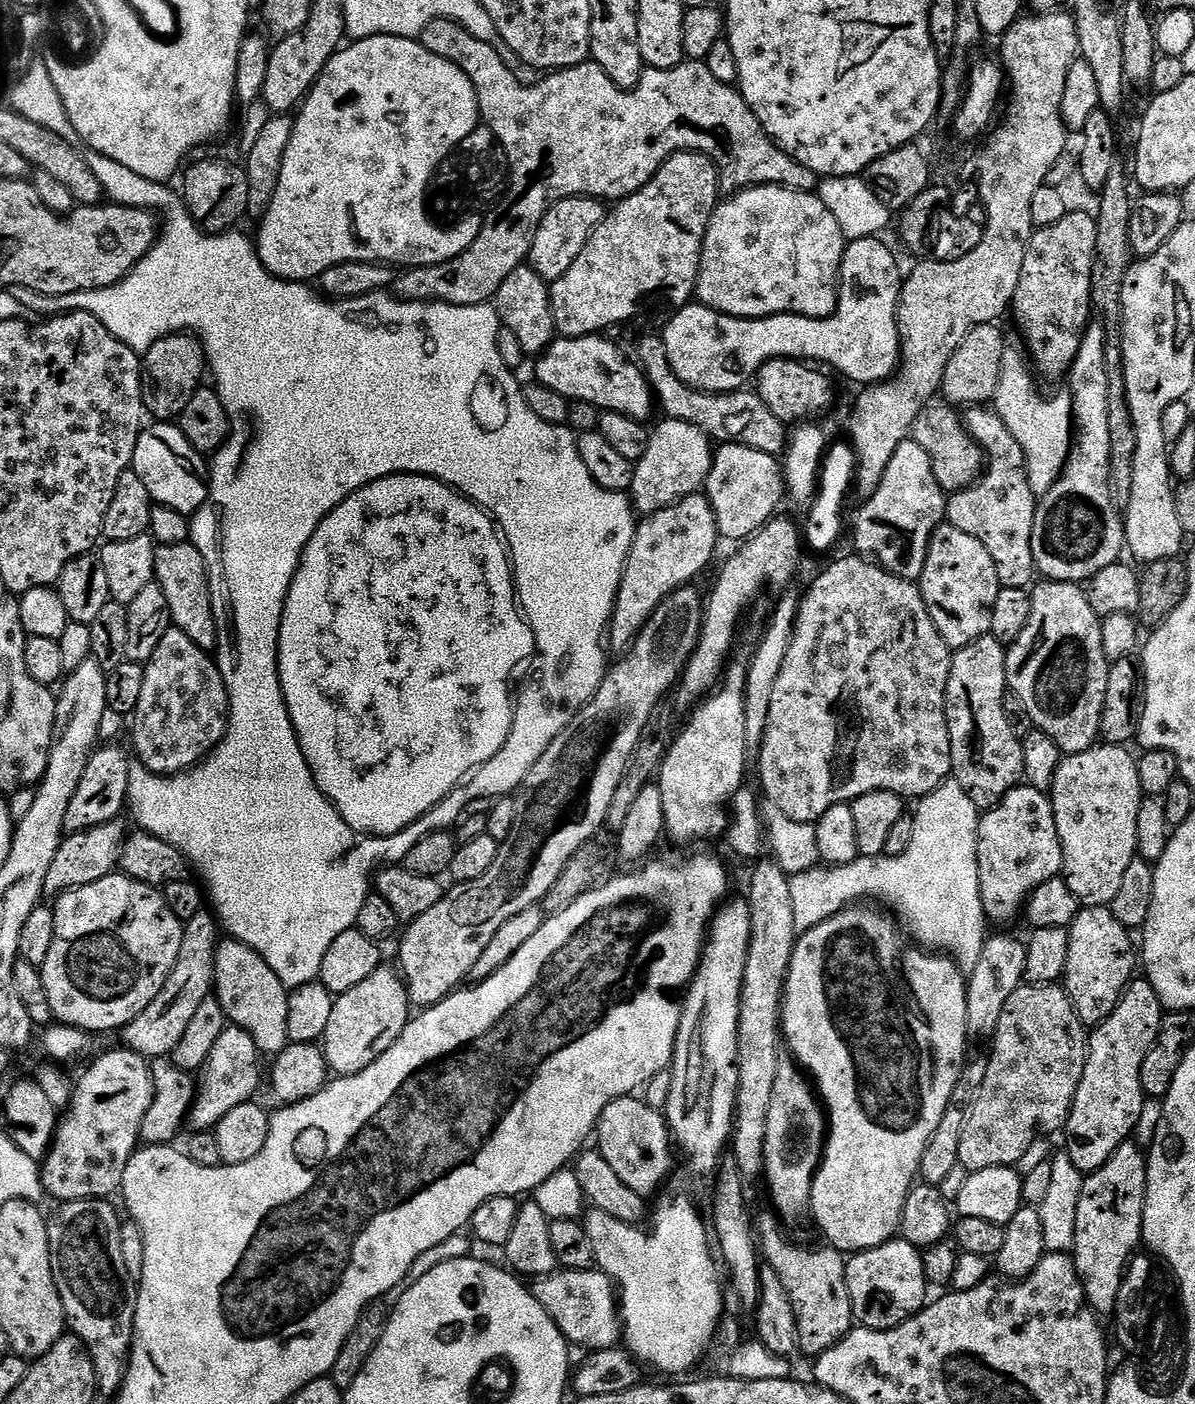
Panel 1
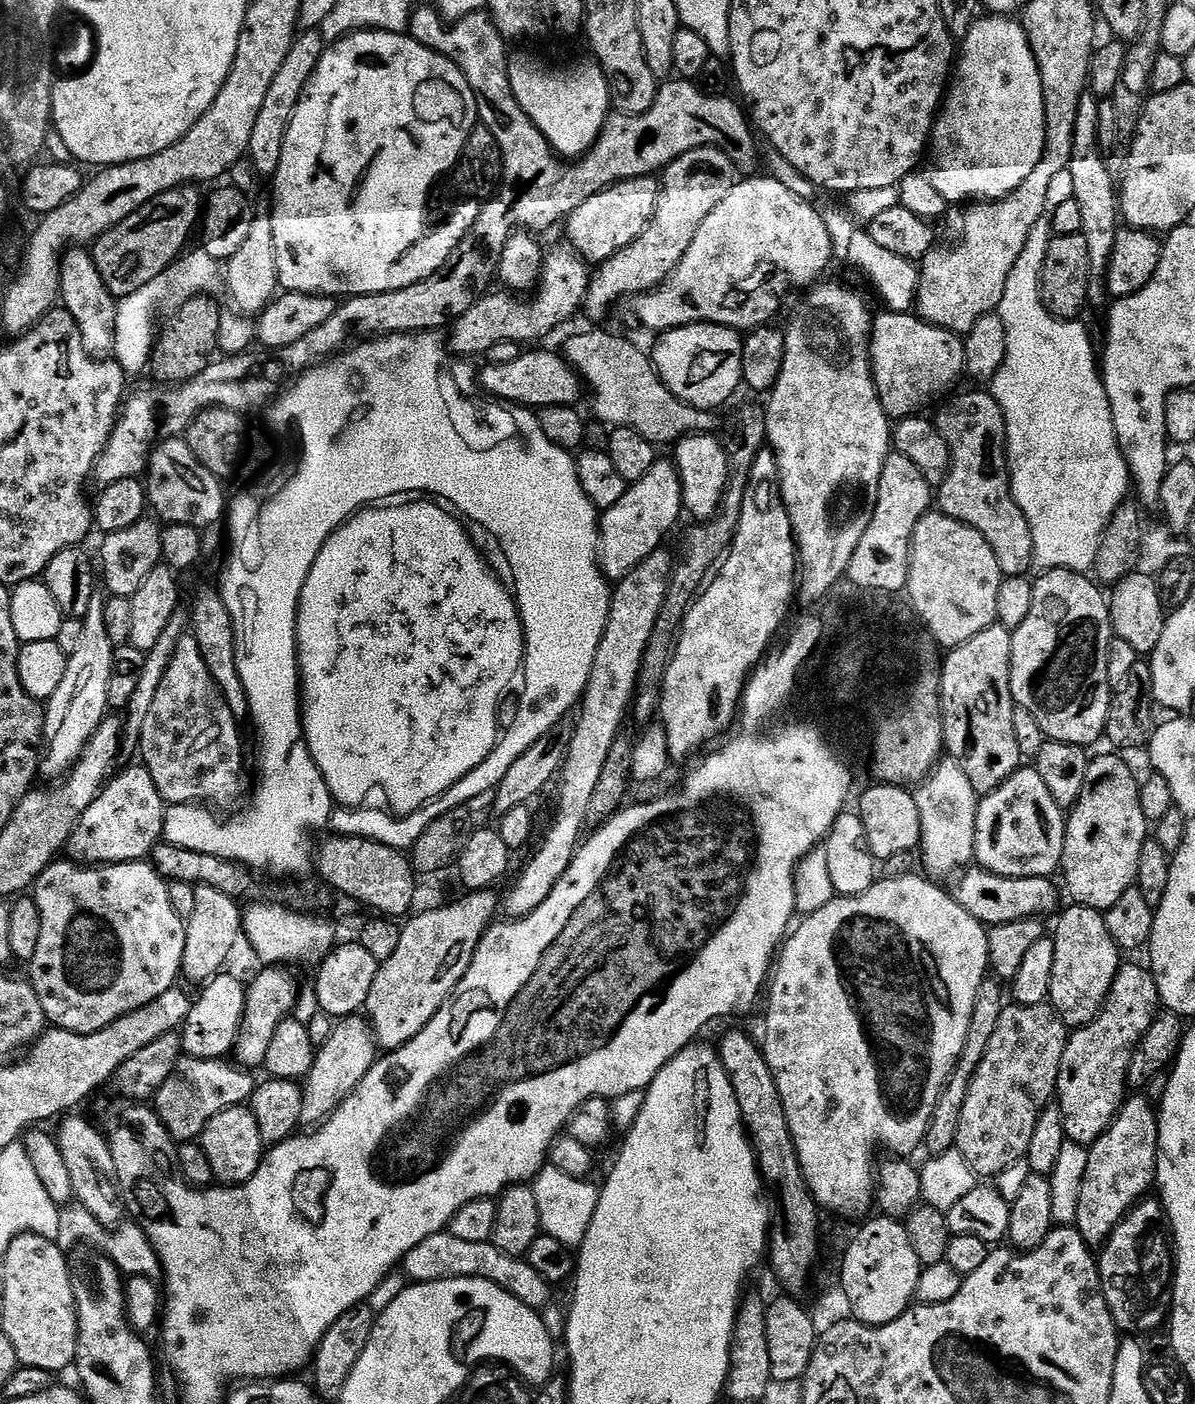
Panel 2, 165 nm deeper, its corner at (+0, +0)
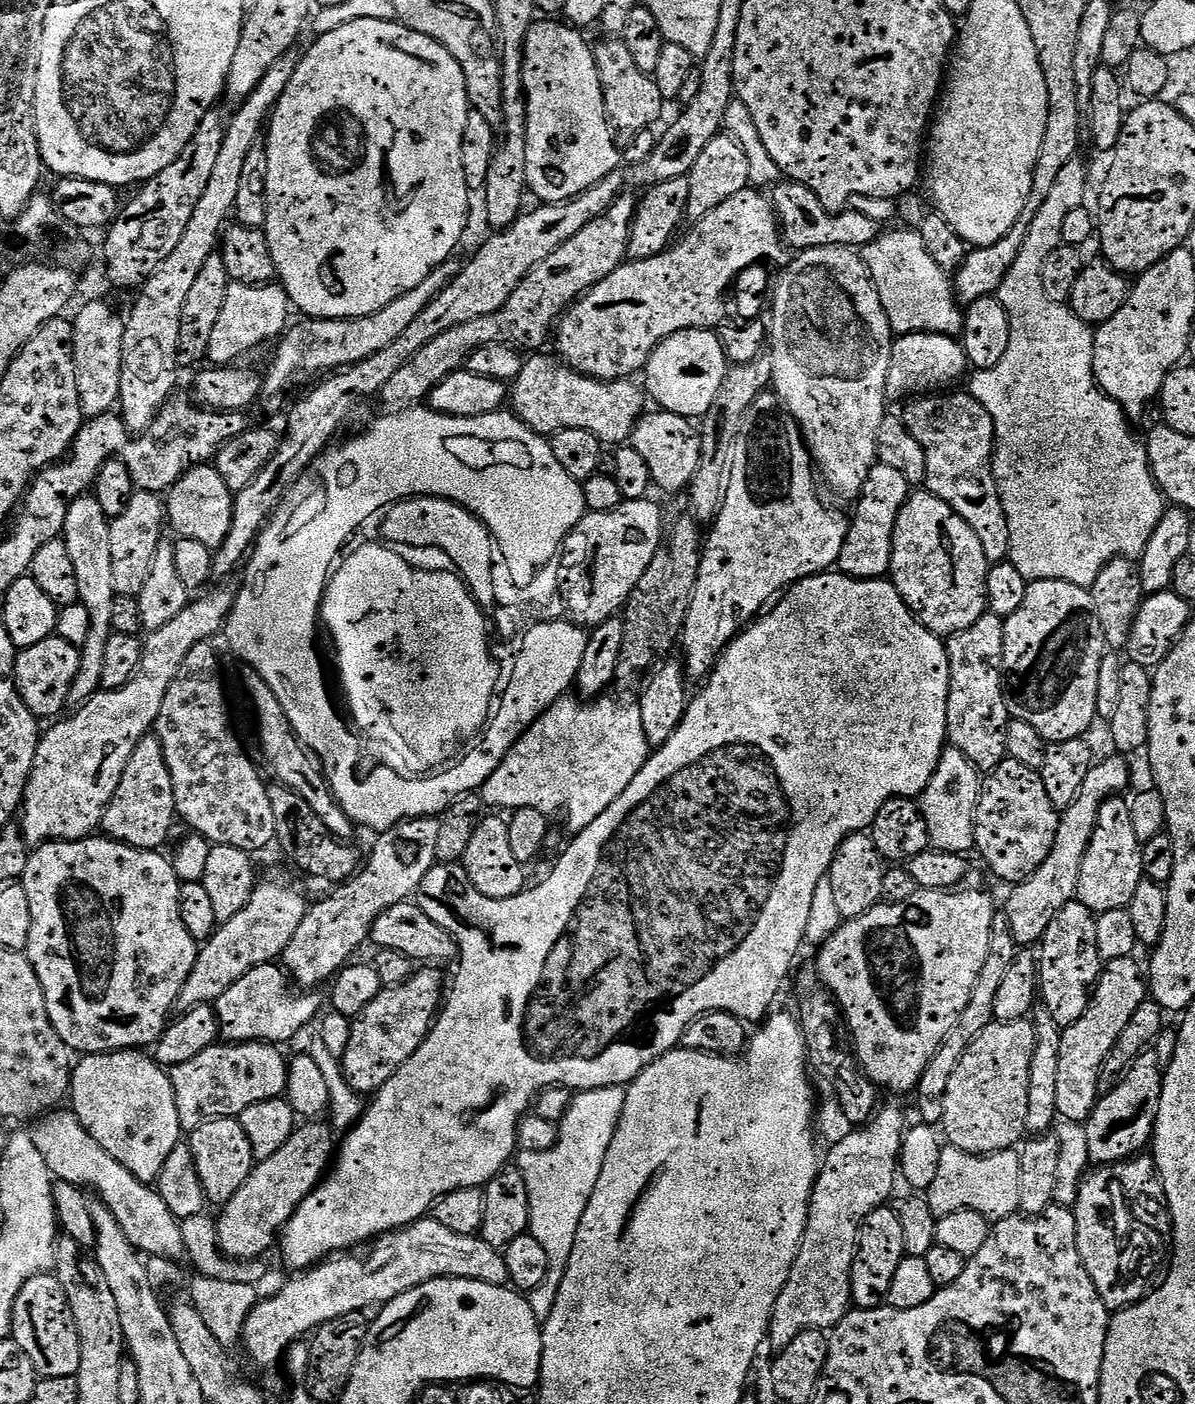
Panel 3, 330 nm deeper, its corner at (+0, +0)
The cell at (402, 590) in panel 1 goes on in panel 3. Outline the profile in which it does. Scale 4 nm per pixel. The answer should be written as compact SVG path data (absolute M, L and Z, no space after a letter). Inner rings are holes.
M387 543L364 544L357 552L349 551L339 561L338 567L333 571L328 586L324 590L324 603L322 605L322 624L328 627L332 640L336 643L336 660L340 663L339 683L348 695L350 705L357 714L363 713L363 708L377 704L381 708L383 719L390 726L395 726L400 733L411 742L417 752L428 756L428 760L440 760L456 739L464 732L472 732L480 720L484 720L484 708L490 708L488 695L492 692L492 680L496 680L496 672L492 672L492 660L488 660L488 648L484 648L484 620L480 620L480 603L468 589L463 576L455 571L448 572L415 572L395 547Z

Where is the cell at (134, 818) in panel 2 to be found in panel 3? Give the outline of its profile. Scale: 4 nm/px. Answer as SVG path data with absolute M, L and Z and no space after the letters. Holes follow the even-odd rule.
M154 734L143 736L138 746L134 746L134 754L130 754L130 762L122 774L122 782L118 782L118 790L114 790L114 798L104 815L103 835L120 844L129 844L131 848L160 850L165 847L163 844L172 832L172 823L177 823L177 820L174 786L166 766L166 754L162 752L162 742Z

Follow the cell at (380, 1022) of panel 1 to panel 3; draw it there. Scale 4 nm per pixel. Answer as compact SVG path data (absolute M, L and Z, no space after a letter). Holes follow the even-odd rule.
M301 1123L286 1142L286 1146L282 1146L282 1150L278 1150L278 1154L259 1161L253 1167L250 1178L246 1178L242 1190L238 1190L238 1194L234 1194L234 1198L230 1198L230 1202L223 1205L221 1212L224 1213L218 1216L217 1240L220 1251L225 1256L238 1261L252 1262L256 1260L255 1256L262 1255L271 1244L273 1247L277 1243L283 1228L288 1225L288 1219L296 1213L296 1207L316 1189L317 1184L324 1179L329 1171L334 1160L332 1138L334 1138L334 1132L327 1123Z

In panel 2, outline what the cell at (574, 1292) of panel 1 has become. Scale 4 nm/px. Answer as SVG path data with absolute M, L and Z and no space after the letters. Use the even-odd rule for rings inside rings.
M447 1230L418 1242L418 1246L407 1252L402 1261L402 1272L409 1281L418 1284L450 1278L482 1278L502 1286L531 1308L549 1303L550 1285L541 1278L538 1270L534 1270L534 1266L528 1264L527 1259L506 1254L491 1242L462 1242L462 1238L454 1238Z

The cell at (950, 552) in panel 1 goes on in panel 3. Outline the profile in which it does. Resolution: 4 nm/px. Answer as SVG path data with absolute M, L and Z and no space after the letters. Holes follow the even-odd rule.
M927 490L909 495L894 530L890 579L908 609L935 636L956 636L986 615L989 567L978 534L951 506Z

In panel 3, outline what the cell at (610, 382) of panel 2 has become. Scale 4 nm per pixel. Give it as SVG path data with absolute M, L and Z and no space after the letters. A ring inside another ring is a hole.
M532 354L525 359L518 378L510 388L511 411L525 426L545 438L552 437L563 428L573 428L590 430L590 434L597 436L605 446L624 446L631 441L632 431L646 412L643 391L636 392L632 382L595 380L593 376L583 376L555 355L540 355L544 354Z

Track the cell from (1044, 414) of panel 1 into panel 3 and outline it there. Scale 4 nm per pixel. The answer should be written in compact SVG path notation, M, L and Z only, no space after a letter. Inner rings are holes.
M1077 158L1066 162L1062 166L1062 174L1058 174L1058 182L1054 182L1054 190L1050 190L1050 198L1042 202L1042 210L1034 218L1034 222L1028 228L1028 237L1014 262L1014 266L1009 270L1007 278L1002 282L998 298L1002 306L1008 312L1010 318L1010 346L1006 346L1006 355L998 366L994 366L985 372L973 371L972 388L970 394L990 414L990 418L996 427L996 455L992 462L992 473L998 486L998 494L1002 498L1002 506L1006 510L1006 518L1010 526L1010 550L1008 551L1010 563L1016 567L1018 574L1027 580L1061 580L1070 582L1074 586L1082 586L1091 589L1105 564L1120 557L1134 558L1134 538L1136 538L1136 528L1140 524L1153 524L1158 526L1159 520L1163 518L1166 511L1166 497L1161 492L1159 484L1152 473L1152 466L1148 463L1148 454L1145 448L1145 441L1140 440L1132 433L1133 425L1128 416L1124 413L1118 402L1114 402L1109 396L1100 391L1094 378L1094 332L1093 329L1082 318L1073 314L1071 307L1059 299L1050 297L1046 294L1042 278L1042 270L1046 258L1050 258L1052 251L1061 247L1062 226L1066 223L1066 214L1070 210L1081 207L1085 203L1084 191L1088 188L1088 172L1084 169L1083 159Z

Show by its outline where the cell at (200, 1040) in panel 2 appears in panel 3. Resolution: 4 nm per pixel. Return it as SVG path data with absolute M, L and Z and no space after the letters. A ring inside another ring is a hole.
M276 962L242 974L242 978L238 978L238 982L234 982L234 986L230 986L230 990L216 1000L214 1007L216 1021L220 1023L220 1036L233 1044L263 1042L284 1046L305 1027L304 1032L316 1015L315 1020L321 1015L320 1000L316 994L305 994L293 987L287 971Z

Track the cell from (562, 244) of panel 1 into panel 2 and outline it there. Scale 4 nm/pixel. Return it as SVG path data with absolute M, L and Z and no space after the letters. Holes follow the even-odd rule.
M655 175L635 176L632 180L622 180L603 188L594 198L586 198L578 210L568 215L567 243L590 266L606 263L616 252L630 246L646 230L650 218L654 218L654 207L660 193L659 181Z

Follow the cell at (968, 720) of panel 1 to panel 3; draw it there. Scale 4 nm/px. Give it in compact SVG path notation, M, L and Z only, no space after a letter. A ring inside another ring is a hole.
M986 614L956 636L947 637L950 662L948 695L948 744L962 750L981 773L993 772L1008 755L1008 697L1004 671L1004 620Z

